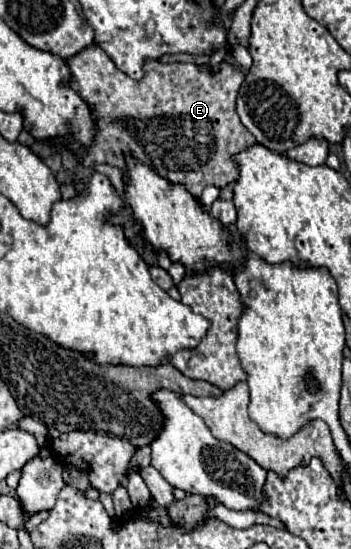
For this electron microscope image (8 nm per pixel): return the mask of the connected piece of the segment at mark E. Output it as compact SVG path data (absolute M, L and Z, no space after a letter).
M89 46L77 56L67 60L69 70L71 70L71 86L79 90L81 98L91 102L95 108L97 124L99 124L99 134L89 148L89 152L81 158L85 166L95 166L95 164L111 164L117 168L123 168L123 152L131 150L141 162L151 166L157 174L171 182L185 184L191 194L197 198L201 196L203 188L213 184L217 188L223 188L239 178L239 168L237 162L233 160L235 154L251 148L255 144L255 136L241 124L235 102L237 94L243 82L241 70L231 64L223 62L217 74L209 74L203 66L197 64L183 64L183 62L147 62L145 66L145 78L143 82L135 82L127 78L113 62L111 58L99 48L99 46Z

